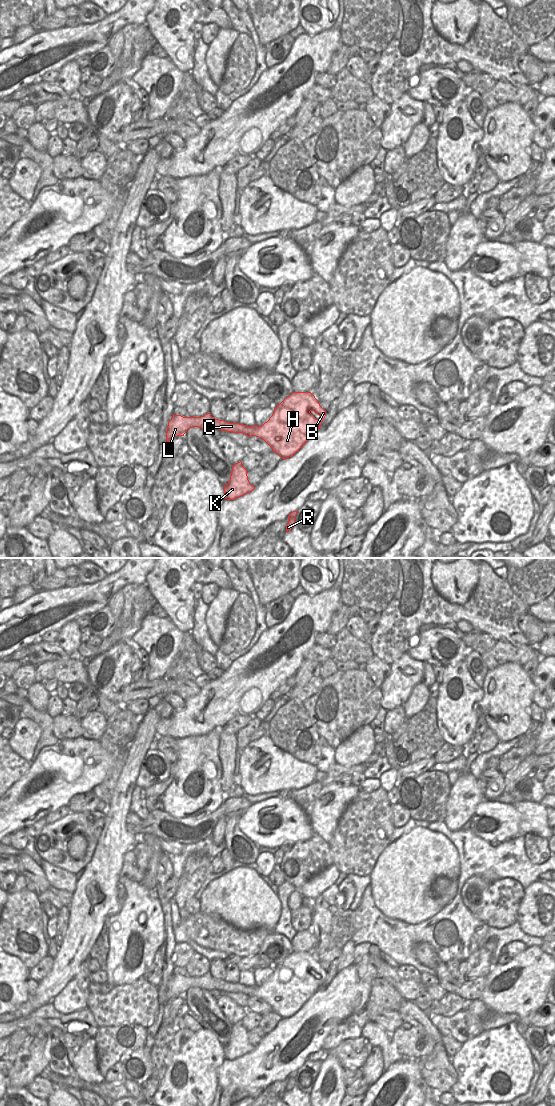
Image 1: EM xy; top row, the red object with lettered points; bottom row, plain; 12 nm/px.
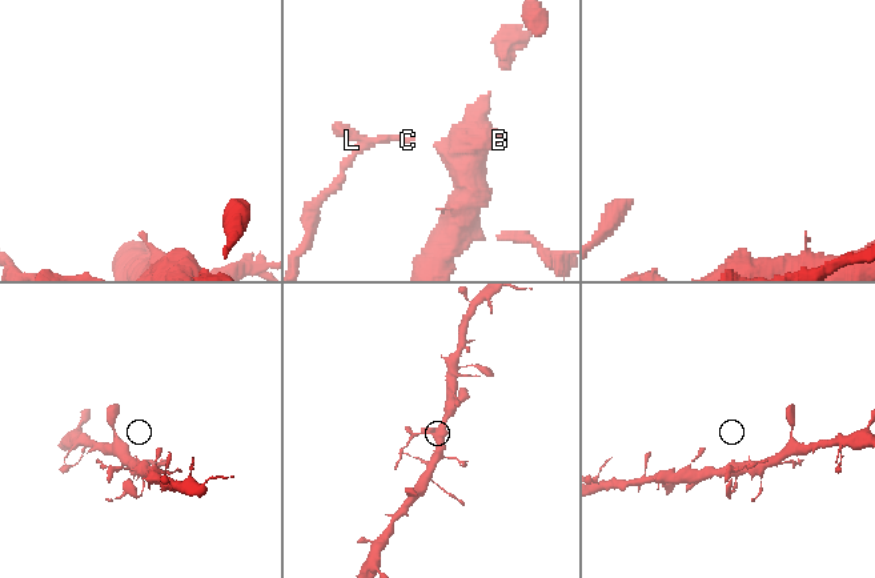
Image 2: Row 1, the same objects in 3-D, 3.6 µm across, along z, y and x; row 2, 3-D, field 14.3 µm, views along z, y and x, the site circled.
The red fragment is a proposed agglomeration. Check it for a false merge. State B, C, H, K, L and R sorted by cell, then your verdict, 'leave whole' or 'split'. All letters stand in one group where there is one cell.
groups B C H K R / L; split

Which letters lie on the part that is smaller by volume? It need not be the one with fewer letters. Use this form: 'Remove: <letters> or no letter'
Remove: L

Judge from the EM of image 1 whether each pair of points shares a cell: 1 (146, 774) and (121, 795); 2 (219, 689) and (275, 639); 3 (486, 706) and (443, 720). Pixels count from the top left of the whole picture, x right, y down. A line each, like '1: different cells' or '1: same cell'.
1: different cells
2: same cell
3: different cells

